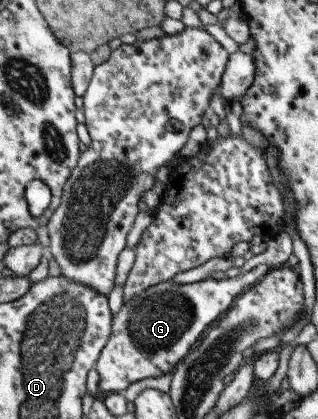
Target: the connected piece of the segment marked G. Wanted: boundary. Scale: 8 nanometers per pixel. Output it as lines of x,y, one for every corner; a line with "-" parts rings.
258,264
241,277
221,281
207,278
188,285
175,285
168,280
148,286
136,297
123,301
119,311
112,316
109,338
93,365
98,376
99,397
122,393
128,385
144,377
171,373
207,327
268,270
266,265

